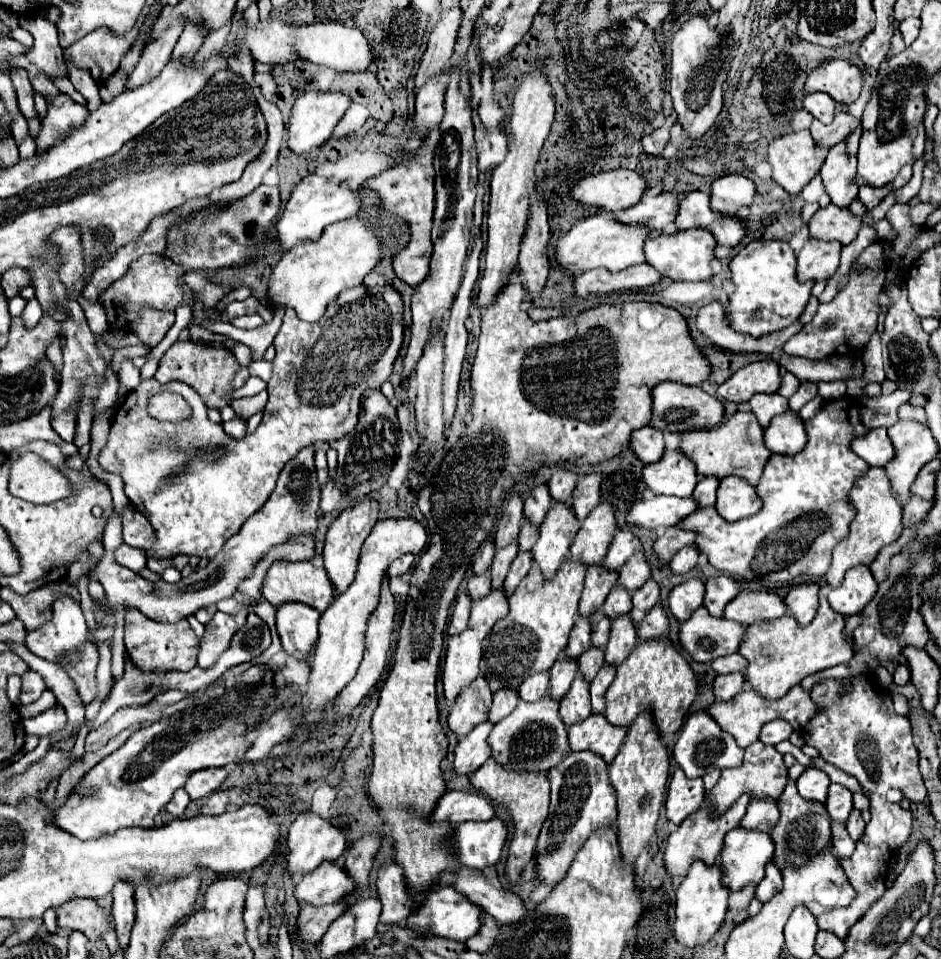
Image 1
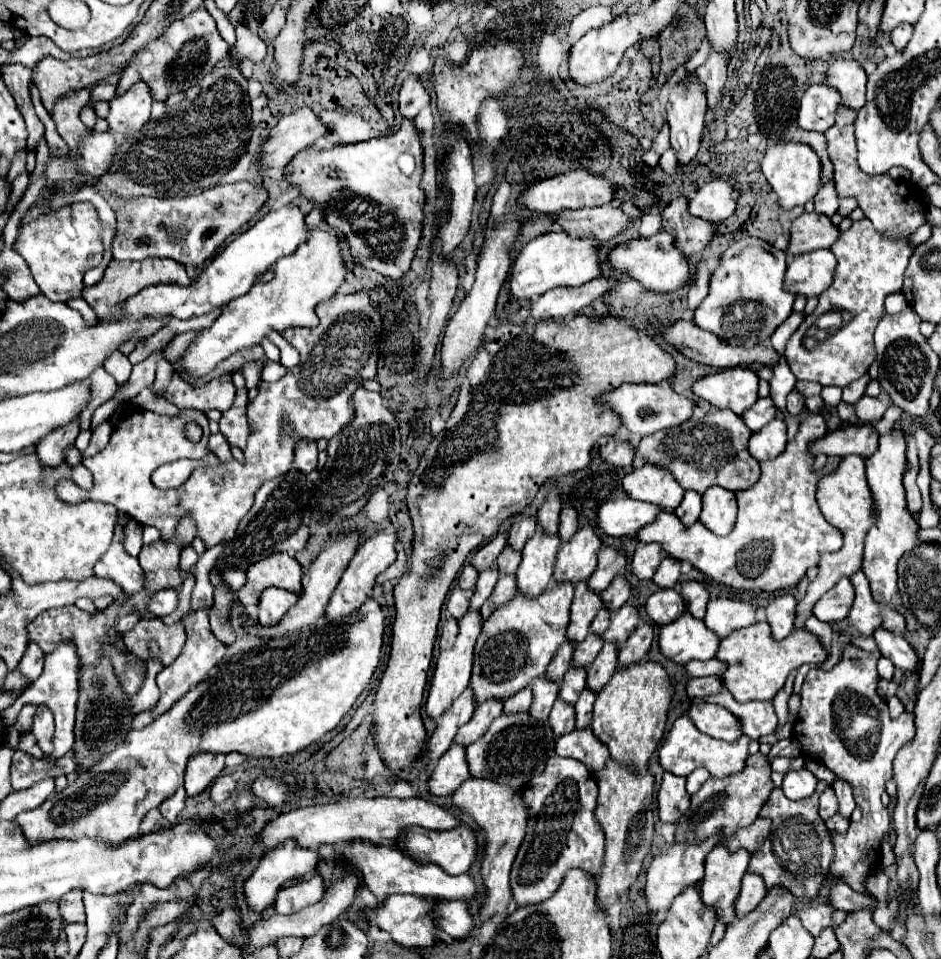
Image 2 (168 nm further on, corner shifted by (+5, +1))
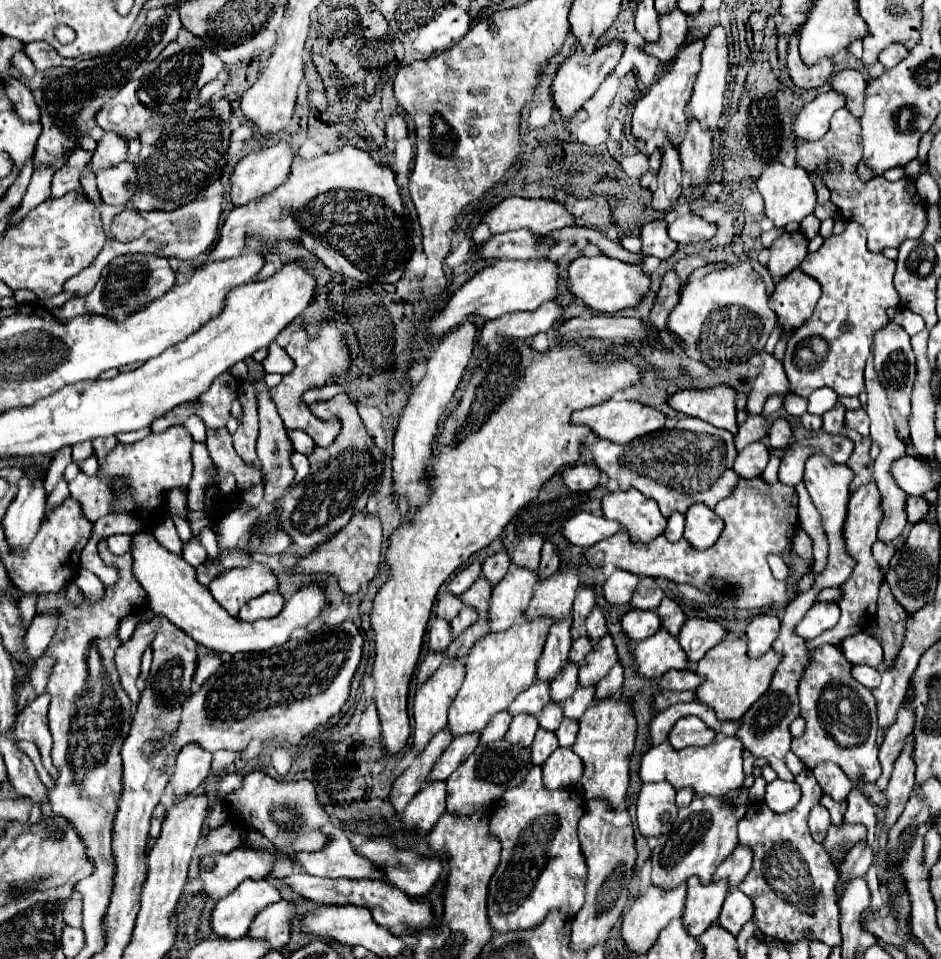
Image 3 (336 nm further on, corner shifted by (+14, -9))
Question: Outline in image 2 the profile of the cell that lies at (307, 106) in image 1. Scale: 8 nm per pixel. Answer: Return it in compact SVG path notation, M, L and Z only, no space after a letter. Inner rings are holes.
M300 107L282 117L270 131L270 137L262 145L262 169L286 167L296 153L314 145L314 141L326 135L326 125L308 107Z

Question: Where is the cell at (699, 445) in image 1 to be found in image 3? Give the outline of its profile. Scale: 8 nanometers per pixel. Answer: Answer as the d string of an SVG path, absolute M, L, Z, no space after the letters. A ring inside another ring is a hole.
M683 417L671 429L663 427L625 445L601 439L595 445L587 445L587 449L593 455L593 465L609 479L615 479L621 491L635 487L645 497L655 499L667 519L675 511L685 513L693 503L703 503L713 509L733 493L739 481L733 471L737 457L733 435L695 417Z

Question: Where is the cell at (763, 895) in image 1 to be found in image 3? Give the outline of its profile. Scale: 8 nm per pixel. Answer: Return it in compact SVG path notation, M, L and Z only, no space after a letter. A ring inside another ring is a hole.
M739 889L729 891L729 895L725 897L721 915L719 915L719 925L723 929L727 929L729 933L737 935L741 931L741 927L747 921L751 921L751 917L753 917L753 903L751 903L751 899L745 893L741 893Z

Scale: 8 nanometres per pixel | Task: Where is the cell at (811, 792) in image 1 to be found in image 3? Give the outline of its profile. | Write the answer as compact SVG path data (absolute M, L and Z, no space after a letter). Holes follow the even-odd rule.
M775 779L773 783L767 785L765 789L765 803L775 811L775 813L785 813L793 809L801 799L801 789L797 783L787 783L781 779Z

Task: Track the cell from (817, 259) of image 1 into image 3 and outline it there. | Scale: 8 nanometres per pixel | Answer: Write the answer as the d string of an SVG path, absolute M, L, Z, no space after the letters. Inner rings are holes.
M801 269L791 271L777 283L773 295L769 297L769 307L775 311L777 325L783 335L797 331L809 319L819 295L821 285Z

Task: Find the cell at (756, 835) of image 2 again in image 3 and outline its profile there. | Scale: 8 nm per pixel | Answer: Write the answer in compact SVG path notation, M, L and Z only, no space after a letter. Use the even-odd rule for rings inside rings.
M737 847L729 859L725 859L725 863L721 863L721 867L717 867L717 871L713 873L713 881L721 881L725 879L729 883L729 889L737 887L745 875L751 871L751 861L753 861L753 855L747 847Z

